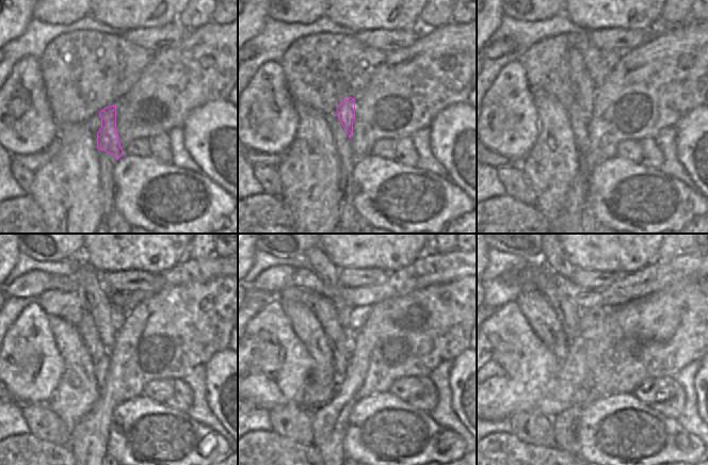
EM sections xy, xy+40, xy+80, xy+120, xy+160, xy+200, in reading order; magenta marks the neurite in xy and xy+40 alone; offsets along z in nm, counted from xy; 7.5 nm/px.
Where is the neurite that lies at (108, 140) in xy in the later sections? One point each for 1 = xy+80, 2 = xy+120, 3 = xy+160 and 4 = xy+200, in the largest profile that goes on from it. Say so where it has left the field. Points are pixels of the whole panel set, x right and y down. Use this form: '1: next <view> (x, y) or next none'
1: next xy+80 (583, 87)
2: next xy+120 (108, 319)
3: next xy+160 (316, 258)
4: next xy+200 (553, 256)

